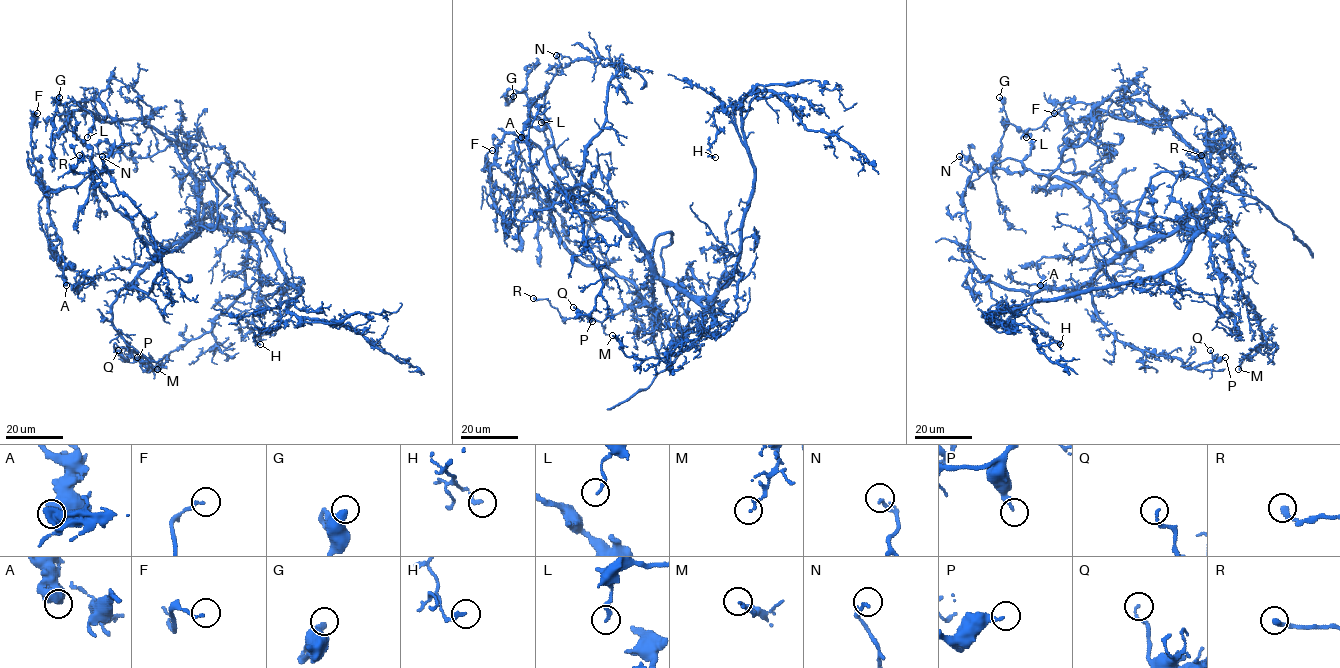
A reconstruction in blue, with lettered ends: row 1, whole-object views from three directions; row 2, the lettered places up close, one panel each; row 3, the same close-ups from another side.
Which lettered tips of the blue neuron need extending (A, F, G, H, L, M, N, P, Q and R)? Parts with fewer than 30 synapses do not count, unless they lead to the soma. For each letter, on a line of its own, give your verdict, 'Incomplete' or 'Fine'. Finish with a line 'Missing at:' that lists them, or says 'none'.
A: Fine
F: Fine
G: Fine
H: Fine
L: Fine
M: Fine
N: Fine
P: Fine
Q: Fine
R: Fine
Missing at: none

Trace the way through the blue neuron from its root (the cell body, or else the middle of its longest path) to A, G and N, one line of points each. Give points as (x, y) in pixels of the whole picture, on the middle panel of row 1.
A: (687, 291), (656, 275), (638, 236), (595, 194), (566, 198), (532, 221), (505, 221), (515, 194), (521, 137)
G: (687, 291), (561, 188), (546, 157), (551, 129), (524, 93), (513, 96)
N: (687, 291), (656, 275), (638, 236), (582, 181), (615, 68), (587, 60), (563, 68), (556, 55)

